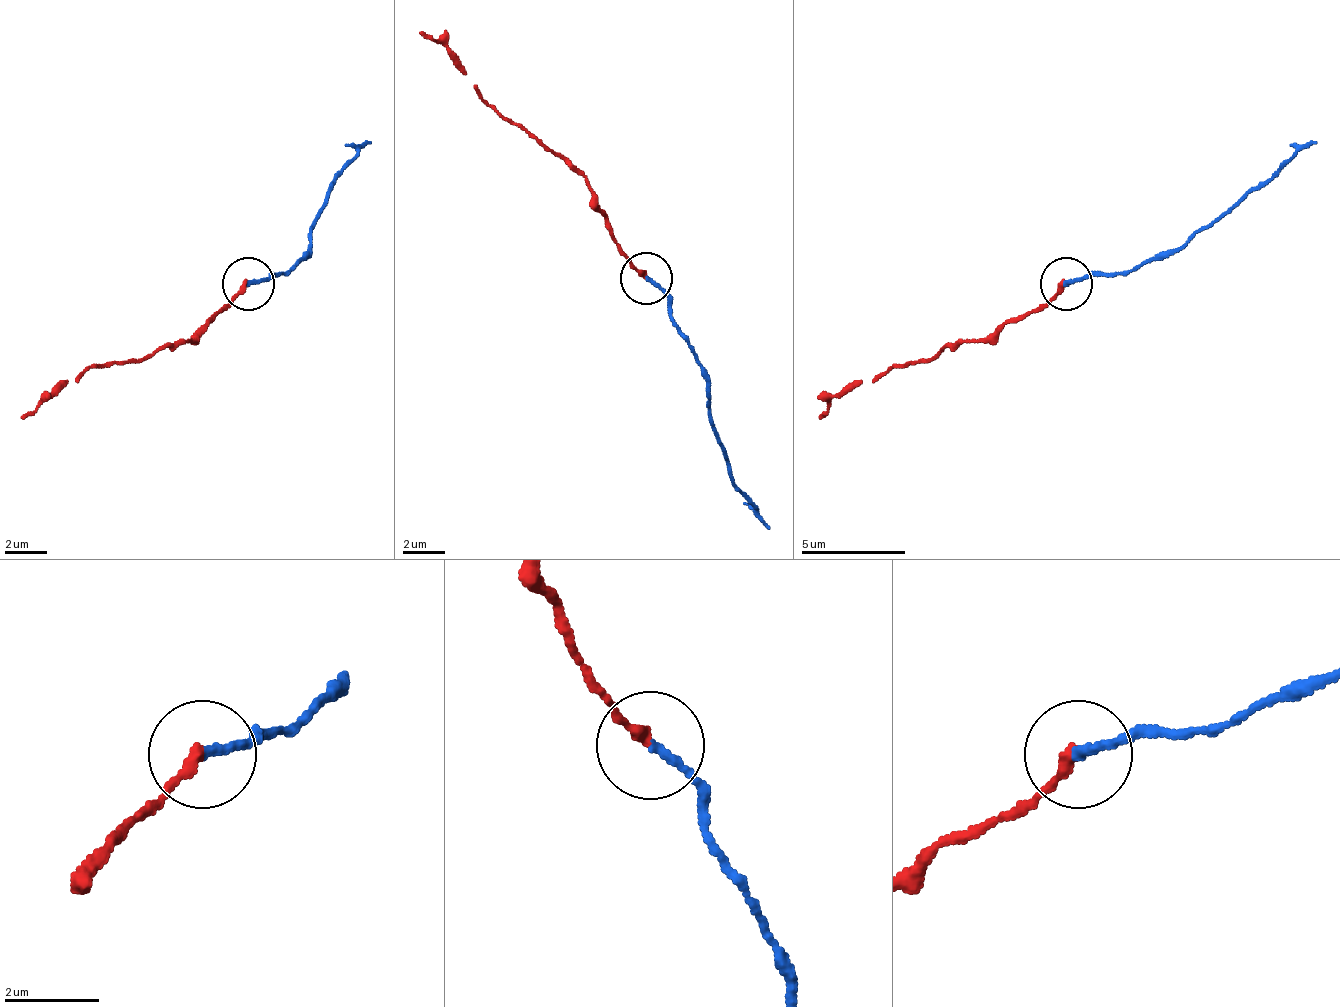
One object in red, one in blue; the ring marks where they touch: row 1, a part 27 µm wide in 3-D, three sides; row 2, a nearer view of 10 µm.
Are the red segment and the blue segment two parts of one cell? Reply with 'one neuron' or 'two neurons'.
one neuron

